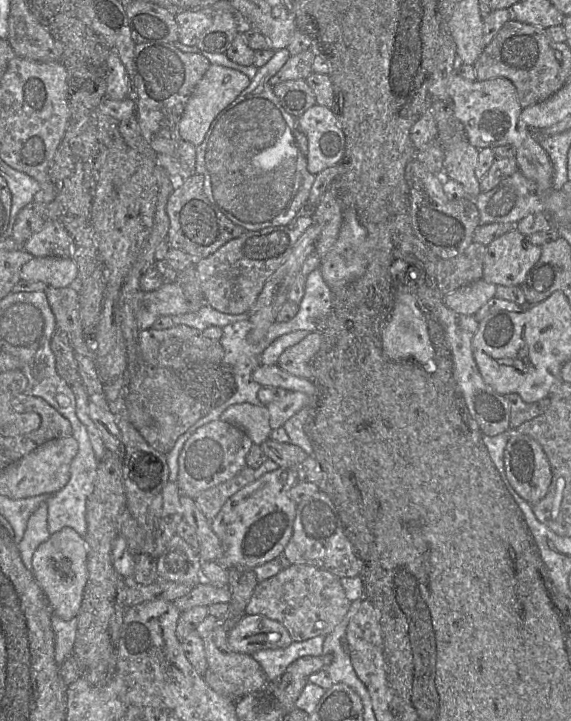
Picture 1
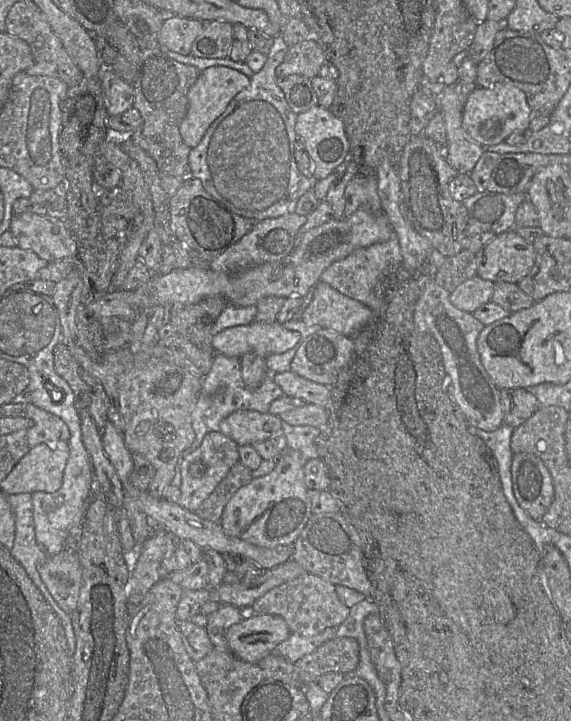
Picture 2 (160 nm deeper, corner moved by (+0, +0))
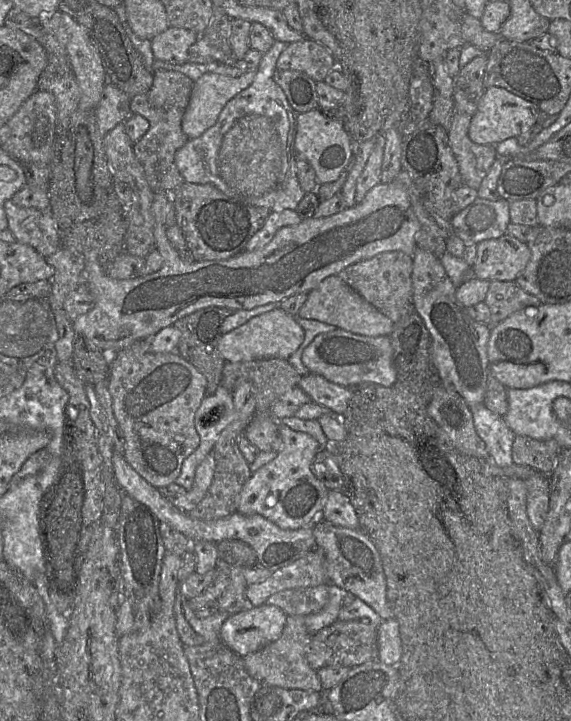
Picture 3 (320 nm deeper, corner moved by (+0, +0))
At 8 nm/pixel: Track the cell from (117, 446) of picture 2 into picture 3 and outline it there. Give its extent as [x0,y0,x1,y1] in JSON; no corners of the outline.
[112,453,316,572]

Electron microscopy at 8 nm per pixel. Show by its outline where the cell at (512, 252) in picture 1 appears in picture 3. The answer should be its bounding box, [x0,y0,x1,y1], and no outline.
[472,233,531,282]

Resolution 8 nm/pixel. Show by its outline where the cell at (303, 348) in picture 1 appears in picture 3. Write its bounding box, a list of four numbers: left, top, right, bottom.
[301,328,397,388]

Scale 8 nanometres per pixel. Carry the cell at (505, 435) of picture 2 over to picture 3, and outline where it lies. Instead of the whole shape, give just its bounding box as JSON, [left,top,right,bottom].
[470,403,515,467]

